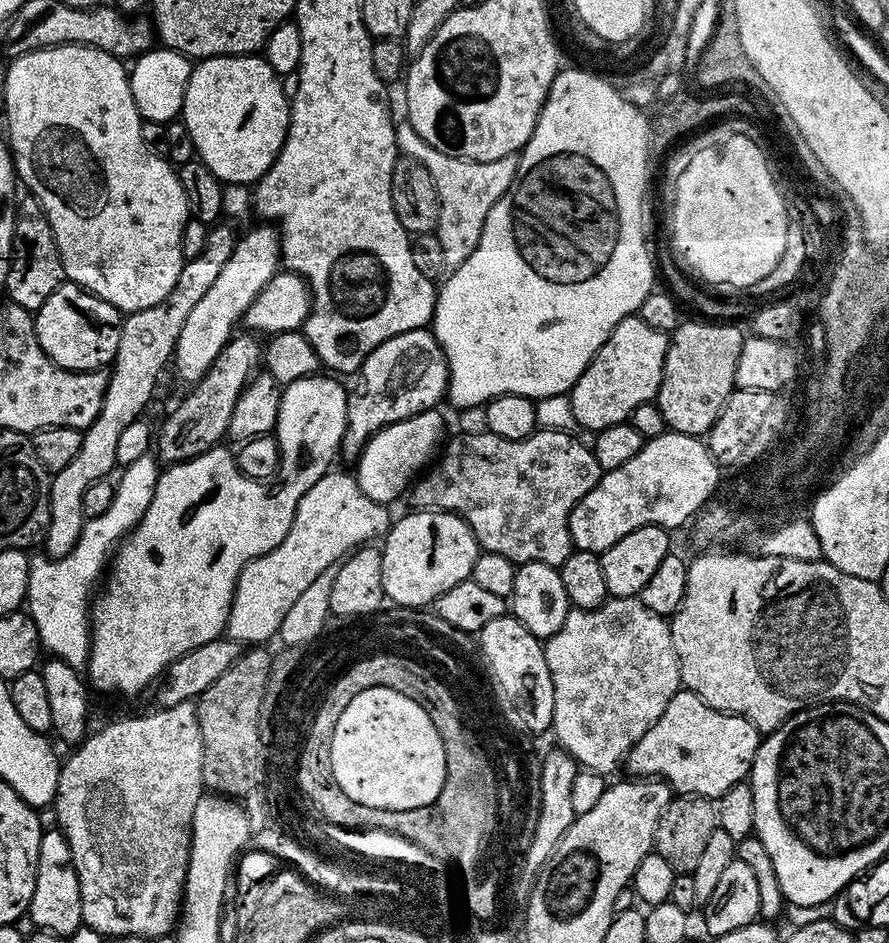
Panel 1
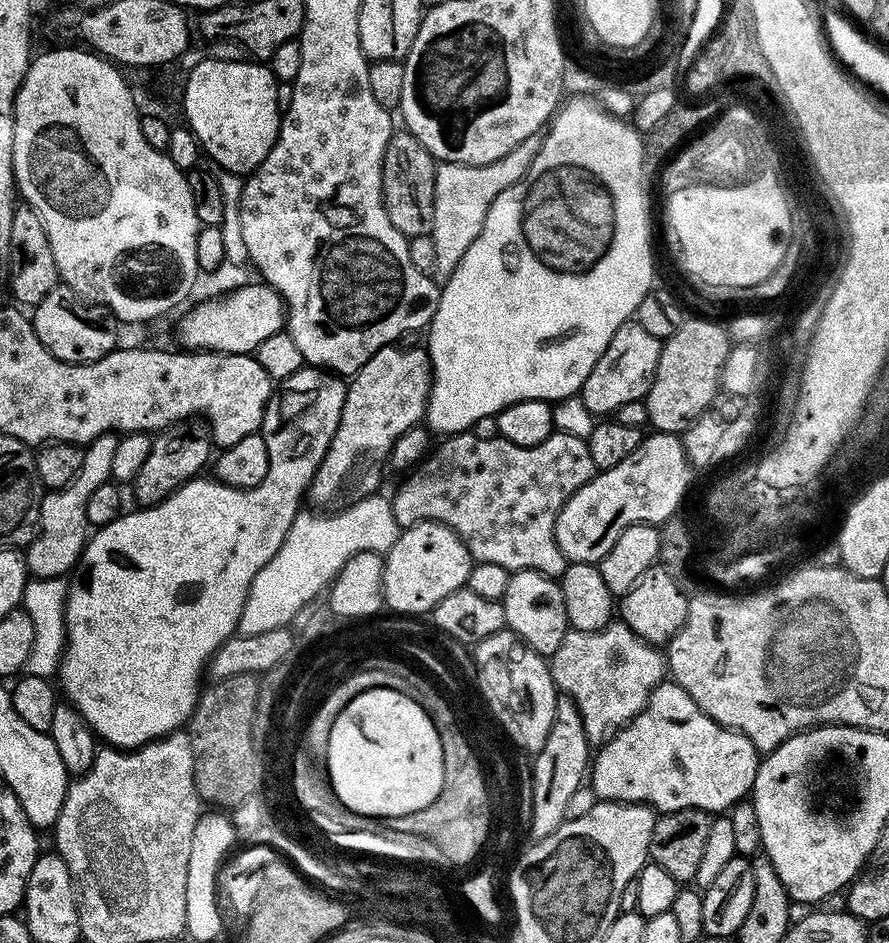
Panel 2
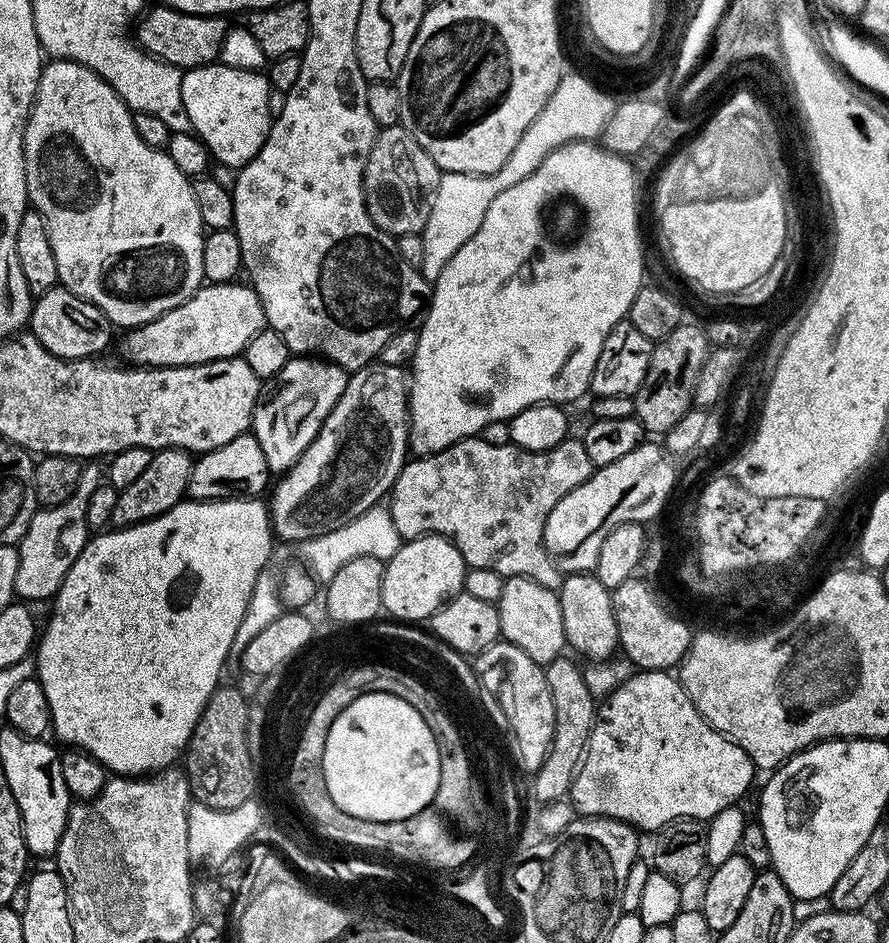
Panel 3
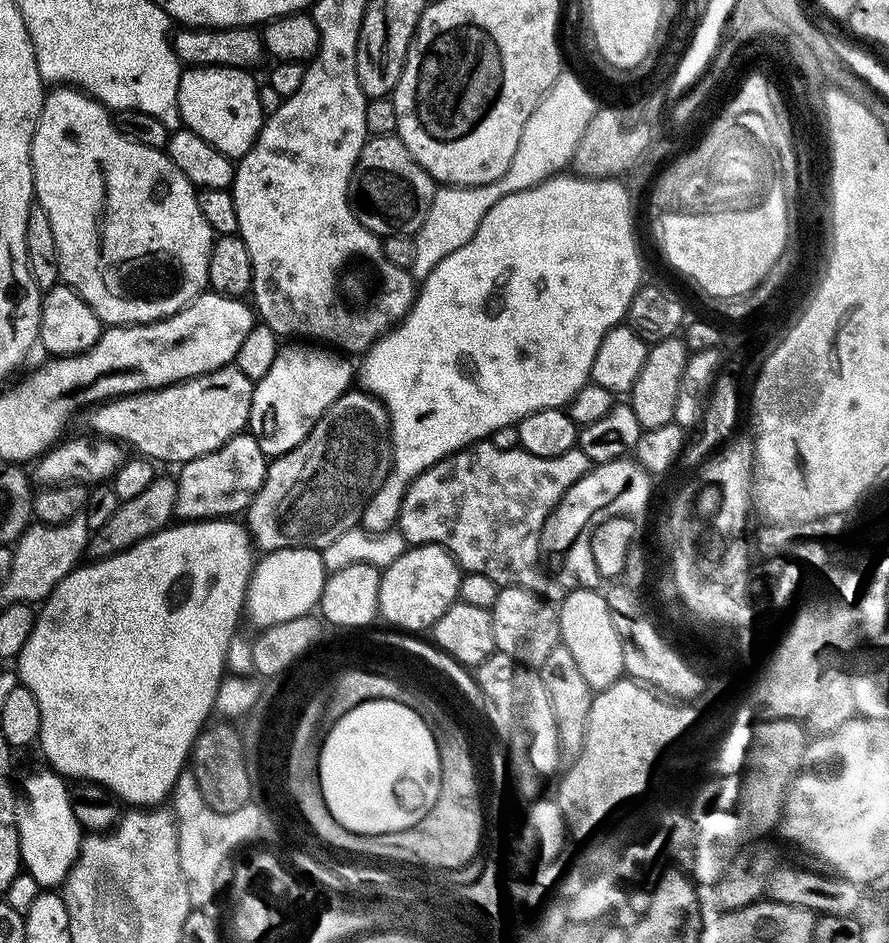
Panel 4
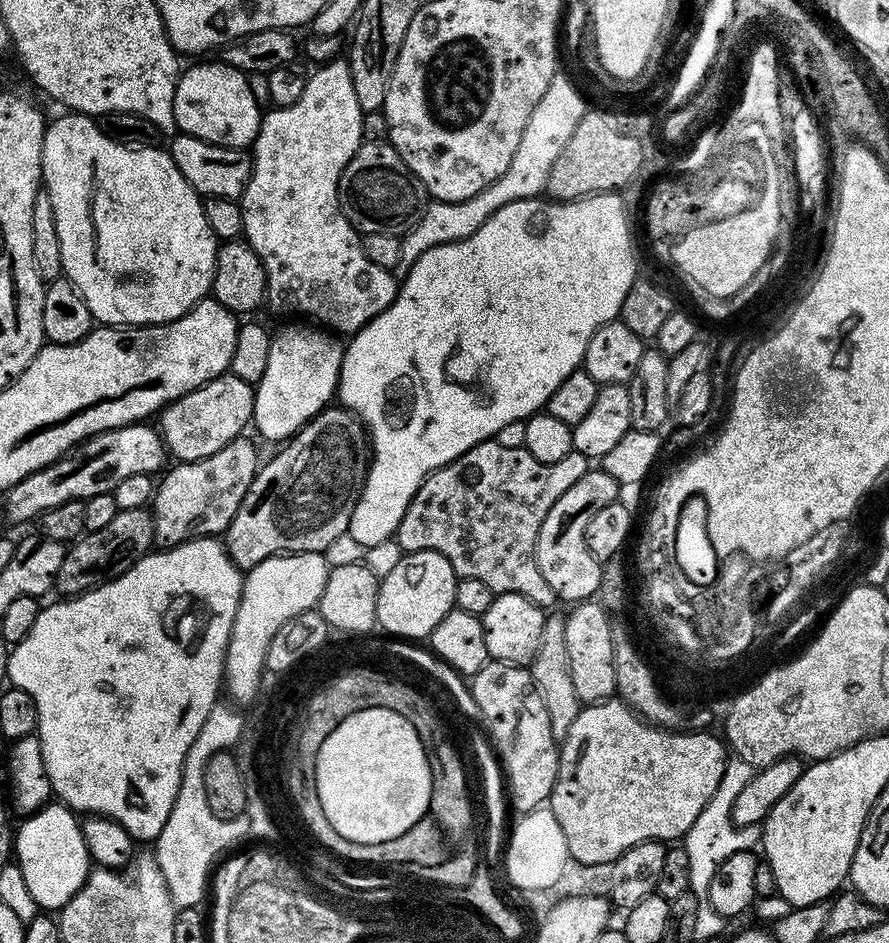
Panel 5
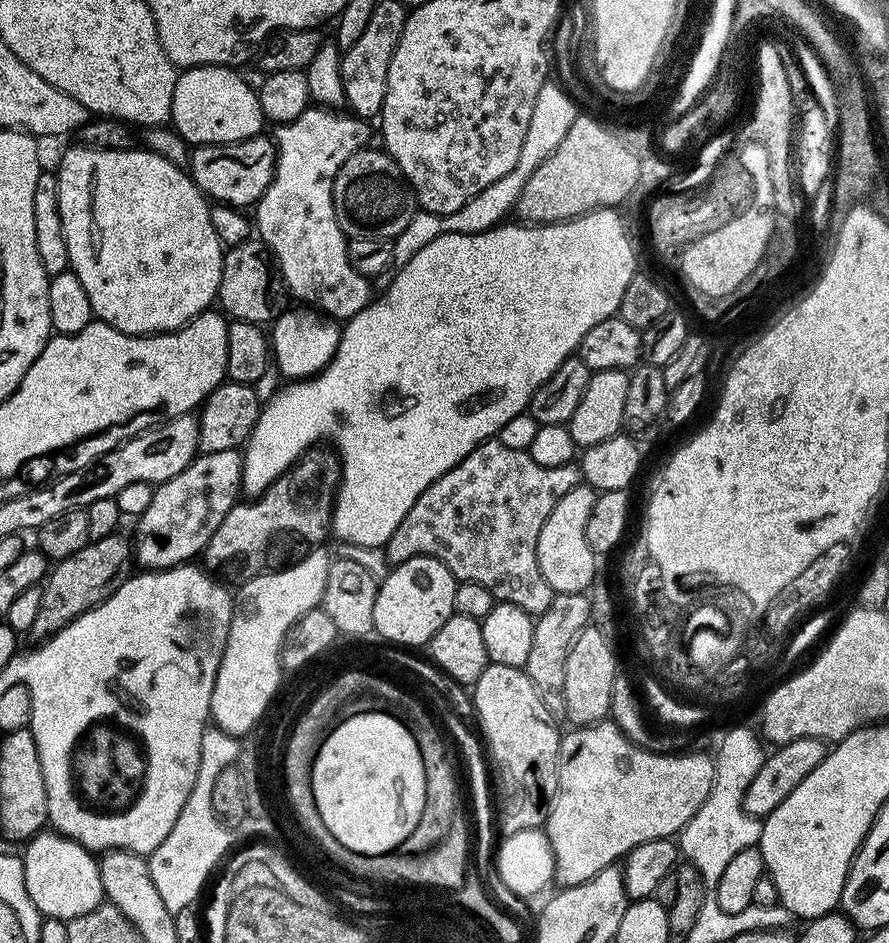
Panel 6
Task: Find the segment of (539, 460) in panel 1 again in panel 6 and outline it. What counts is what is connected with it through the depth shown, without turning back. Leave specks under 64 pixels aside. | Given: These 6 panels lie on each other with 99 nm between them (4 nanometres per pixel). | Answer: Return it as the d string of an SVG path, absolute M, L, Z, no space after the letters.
M499 438L486 440L470 450L462 462L446 470L442 478L422 490L418 502L410 506L398 530L390 534L386 545L389 565L401 564L415 556L429 556L442 561L457 581L478 582L478 586L490 590L497 602L522 606L522 610L534 618L541 616L550 607L554 593L550 582L542 578L538 566L538 534L542 526L546 526L550 510L554 510L554 506L558 506L558 502L580 483L580 469L575 463L540 466L528 450L510 450L510 446L502 446Z

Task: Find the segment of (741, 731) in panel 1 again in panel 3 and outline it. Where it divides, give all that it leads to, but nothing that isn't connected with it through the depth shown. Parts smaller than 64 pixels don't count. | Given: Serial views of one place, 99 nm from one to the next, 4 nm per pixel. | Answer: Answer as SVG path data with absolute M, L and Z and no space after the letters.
M647 670L633 671L618 687L608 693L606 699L599 705L596 724L592 728L592 733L588 739L588 748L584 751L584 761L580 763L580 768L576 772L576 777L572 779L572 791L570 793L570 803L581 817L586 816L605 816L611 820L621 820L632 825L633 828L641 833L655 834L655 832L673 824L676 820L699 820L707 822L712 819L714 814L722 810L733 807L744 796L744 791L752 784L754 769L752 760L728 736L723 736L718 730L714 730L705 720L700 717L694 702L686 694L686 690L681 686L679 679L671 671L650 672Z

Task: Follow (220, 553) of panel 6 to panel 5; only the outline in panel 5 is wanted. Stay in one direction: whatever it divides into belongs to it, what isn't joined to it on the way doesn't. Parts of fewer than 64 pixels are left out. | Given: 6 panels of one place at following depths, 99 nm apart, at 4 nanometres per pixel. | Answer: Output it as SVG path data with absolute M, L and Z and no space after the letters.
M328 406L317 413L303 428L283 445L277 456L259 465L238 514L222 534L222 543L228 550L228 557L237 568L247 570L258 566L263 560L281 554L301 552L327 553L335 540L346 535L354 506L364 489L370 463L370 441L361 420L343 406Z

